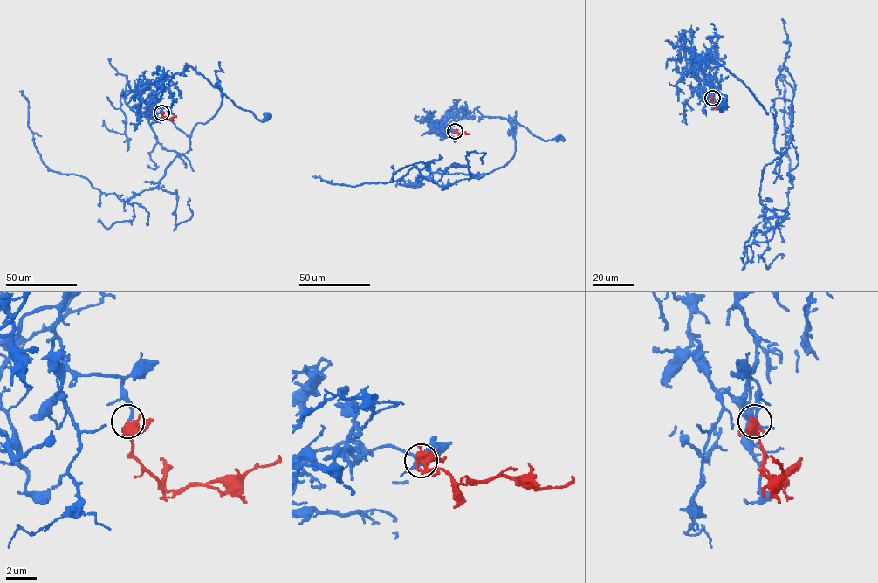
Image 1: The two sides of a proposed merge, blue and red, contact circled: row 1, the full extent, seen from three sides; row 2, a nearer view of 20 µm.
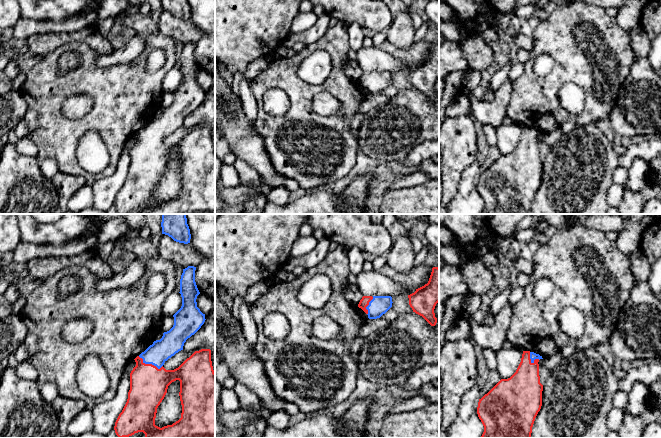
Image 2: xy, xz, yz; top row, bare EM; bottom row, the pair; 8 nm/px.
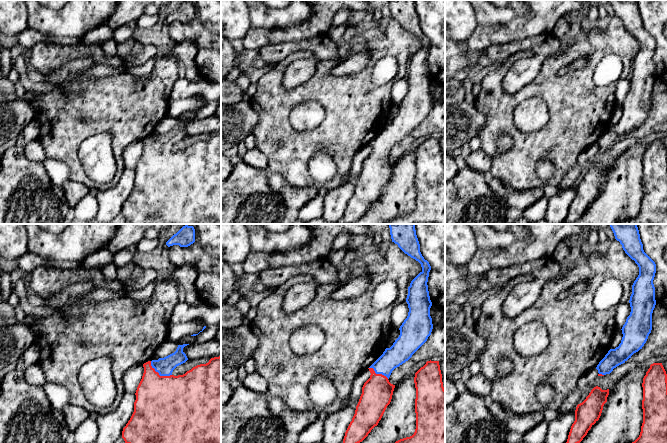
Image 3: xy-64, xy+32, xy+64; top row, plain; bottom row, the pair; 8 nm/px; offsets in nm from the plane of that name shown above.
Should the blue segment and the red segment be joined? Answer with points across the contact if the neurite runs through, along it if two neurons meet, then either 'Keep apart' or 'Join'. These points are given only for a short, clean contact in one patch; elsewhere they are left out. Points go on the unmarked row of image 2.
Path across: xy (172, 117), (150, 139), (148, 161). Join

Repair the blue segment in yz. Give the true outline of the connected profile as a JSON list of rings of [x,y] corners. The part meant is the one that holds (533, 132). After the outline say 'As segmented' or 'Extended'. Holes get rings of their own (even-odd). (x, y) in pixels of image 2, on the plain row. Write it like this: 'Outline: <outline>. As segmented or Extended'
Outline: [[[523,127],[521,138],[516,148],[508,155],[501,155],[487,170],[479,175],[477,190],[484,202],[481,214],[531,214],[535,194],[542,182],[543,161],[540,159],[539,136],[542,132],[530,127]]]. Extended

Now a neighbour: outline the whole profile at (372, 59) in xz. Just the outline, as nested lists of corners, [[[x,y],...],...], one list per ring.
[[[374,46],[362,47],[356,54],[356,61],[363,72],[408,72],[416,67],[411,61],[397,59]]]

